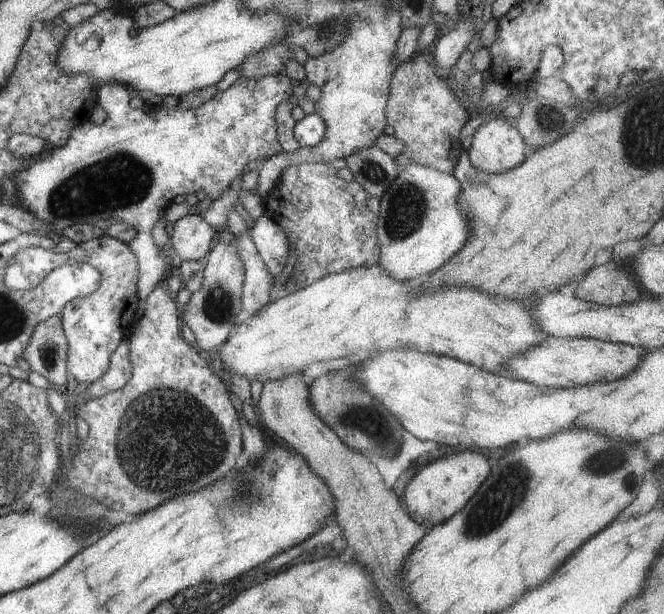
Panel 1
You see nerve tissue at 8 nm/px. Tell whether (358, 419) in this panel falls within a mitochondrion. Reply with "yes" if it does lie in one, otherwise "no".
yes

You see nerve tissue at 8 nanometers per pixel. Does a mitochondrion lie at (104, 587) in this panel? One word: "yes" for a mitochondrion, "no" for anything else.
no

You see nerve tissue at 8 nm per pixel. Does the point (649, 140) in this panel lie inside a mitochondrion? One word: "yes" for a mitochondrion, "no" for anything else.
yes

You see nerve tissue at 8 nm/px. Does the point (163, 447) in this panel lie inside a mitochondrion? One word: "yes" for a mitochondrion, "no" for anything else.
yes

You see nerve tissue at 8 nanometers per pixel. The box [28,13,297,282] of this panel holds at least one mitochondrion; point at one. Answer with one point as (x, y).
(121, 180)

